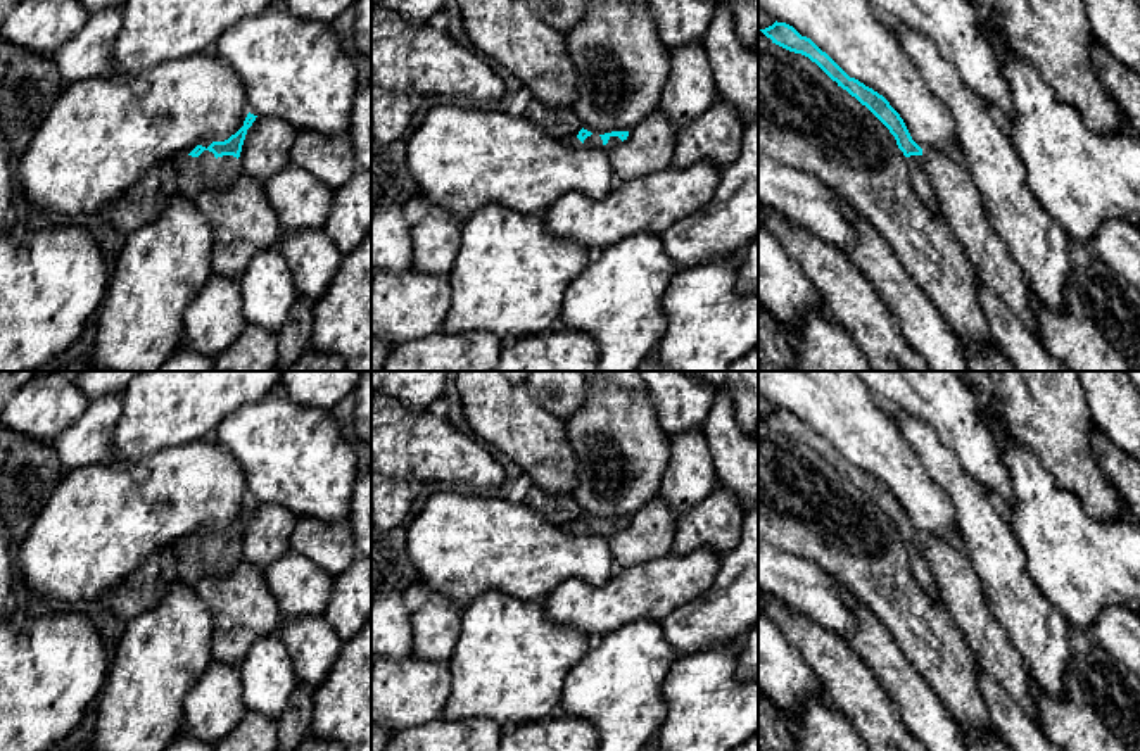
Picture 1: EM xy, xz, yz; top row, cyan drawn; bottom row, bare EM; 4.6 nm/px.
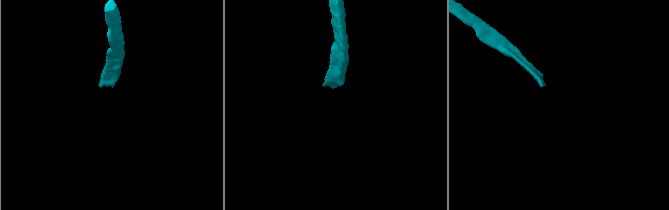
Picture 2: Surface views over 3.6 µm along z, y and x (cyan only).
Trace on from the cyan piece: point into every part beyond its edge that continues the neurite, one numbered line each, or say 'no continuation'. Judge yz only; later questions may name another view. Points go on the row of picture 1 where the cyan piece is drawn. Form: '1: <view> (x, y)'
1: yz (921, 183)

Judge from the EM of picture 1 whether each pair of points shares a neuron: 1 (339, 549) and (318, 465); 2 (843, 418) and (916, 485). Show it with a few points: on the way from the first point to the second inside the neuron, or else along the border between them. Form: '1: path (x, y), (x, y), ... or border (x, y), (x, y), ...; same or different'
1: border (296, 517), (313, 517), (327, 522), (346, 520); different
2: path (861, 430), (899, 468); same

